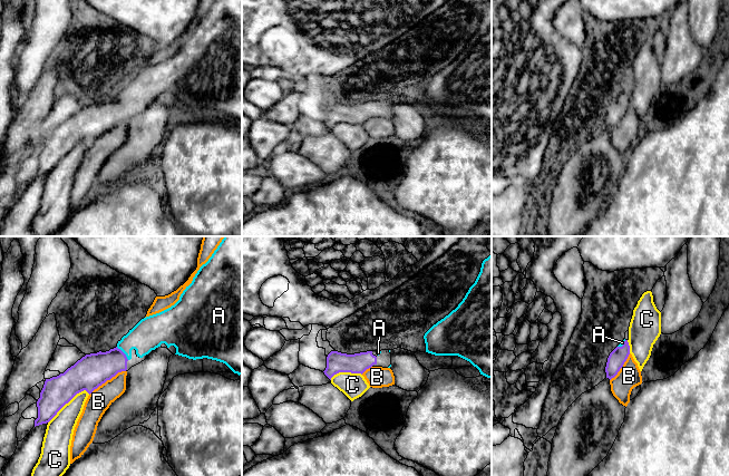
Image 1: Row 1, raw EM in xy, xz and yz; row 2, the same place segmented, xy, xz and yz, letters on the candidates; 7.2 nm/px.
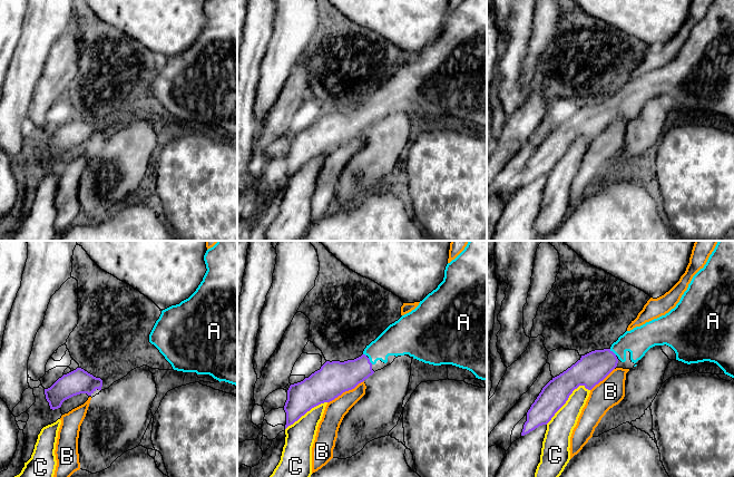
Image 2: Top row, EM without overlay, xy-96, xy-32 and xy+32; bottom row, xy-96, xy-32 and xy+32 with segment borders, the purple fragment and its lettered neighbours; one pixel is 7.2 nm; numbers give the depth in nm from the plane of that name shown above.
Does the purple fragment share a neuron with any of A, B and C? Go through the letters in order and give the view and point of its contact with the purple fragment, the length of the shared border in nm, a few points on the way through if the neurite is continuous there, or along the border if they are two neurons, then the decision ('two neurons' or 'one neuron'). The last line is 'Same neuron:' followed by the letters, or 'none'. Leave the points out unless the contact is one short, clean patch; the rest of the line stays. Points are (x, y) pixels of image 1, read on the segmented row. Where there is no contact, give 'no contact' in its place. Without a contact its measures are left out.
A: contact xy (123, 352); length 130 nm; way xy (95, 369), (114, 361), (123, 352), (149, 332); one neuron
B: contact xy (107, 379); length 320 nm; border xy (125, 370), (118, 371), (89, 395); two neurons
C: contact xy (68, 401); length 360 nm; two neurons
Same neuron: A

